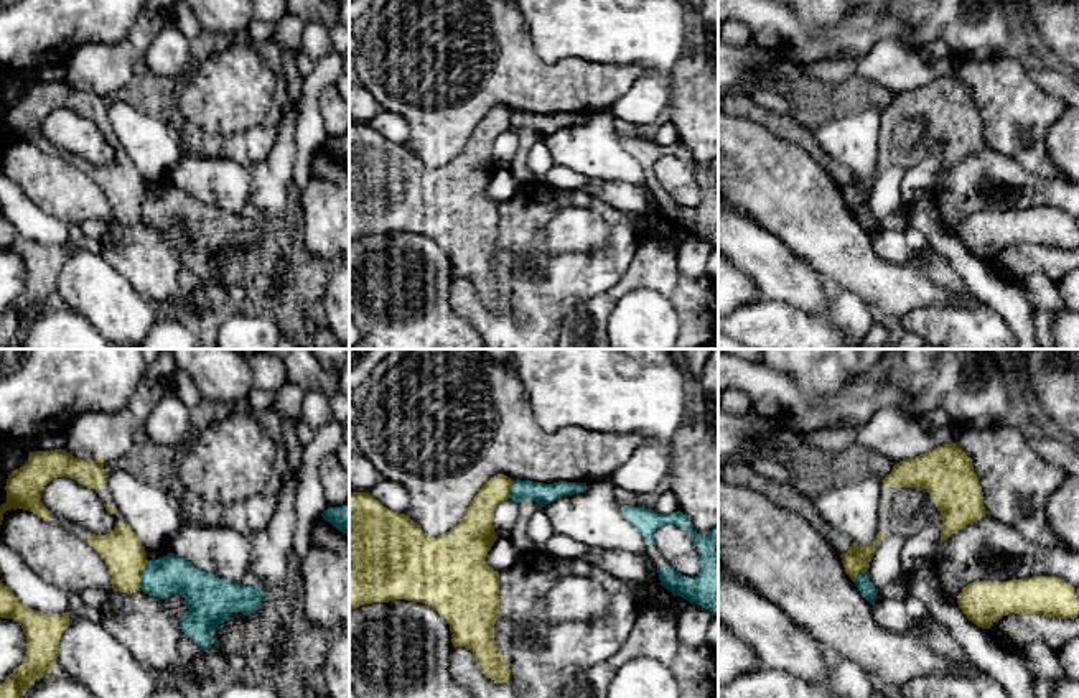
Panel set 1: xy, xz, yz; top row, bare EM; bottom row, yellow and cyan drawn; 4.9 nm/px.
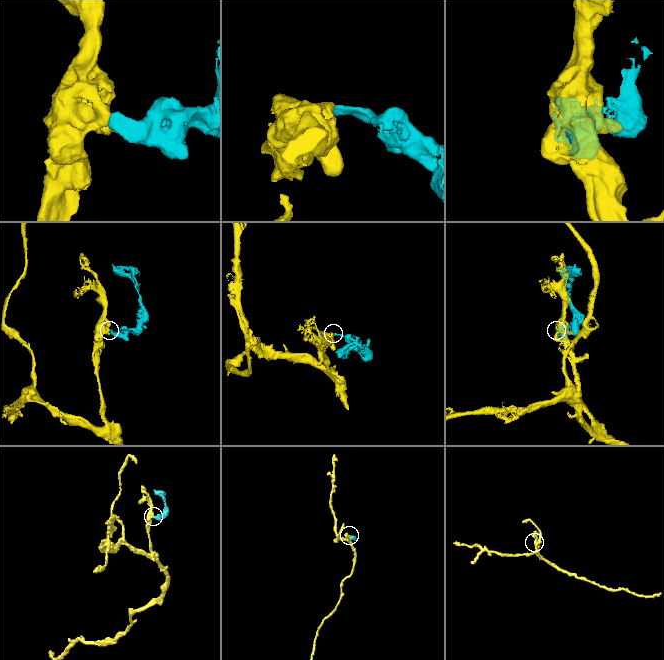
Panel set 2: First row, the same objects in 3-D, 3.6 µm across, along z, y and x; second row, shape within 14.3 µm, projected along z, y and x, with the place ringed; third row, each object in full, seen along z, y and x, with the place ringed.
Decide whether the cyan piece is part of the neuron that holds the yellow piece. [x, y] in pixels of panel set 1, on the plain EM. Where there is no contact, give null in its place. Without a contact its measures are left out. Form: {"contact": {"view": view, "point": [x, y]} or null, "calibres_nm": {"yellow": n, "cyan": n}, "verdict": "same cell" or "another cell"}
{"contact": {"view": "xy", "point": [140, 206]}, "calibres_nm": {"yellow": 200, "cyan": 190}, "verdict": "another cell"}

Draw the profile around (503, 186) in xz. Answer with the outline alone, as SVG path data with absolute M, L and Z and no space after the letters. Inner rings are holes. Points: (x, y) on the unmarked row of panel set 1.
M497 168L486 186L486 196L494 202L502 204L514 198L521 179L522 178L516 176L509 168Z

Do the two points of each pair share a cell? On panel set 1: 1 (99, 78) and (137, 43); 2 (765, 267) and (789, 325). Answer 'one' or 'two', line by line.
1: one
2: two

